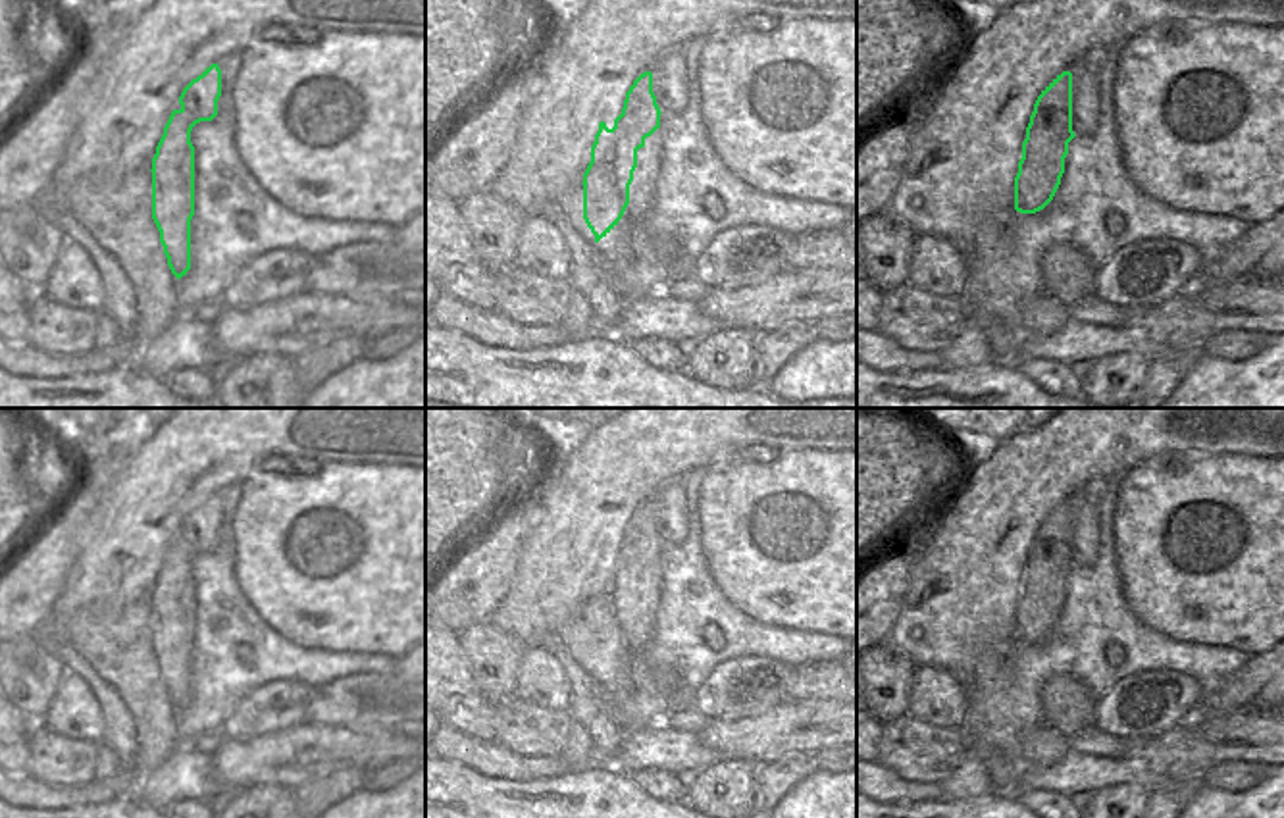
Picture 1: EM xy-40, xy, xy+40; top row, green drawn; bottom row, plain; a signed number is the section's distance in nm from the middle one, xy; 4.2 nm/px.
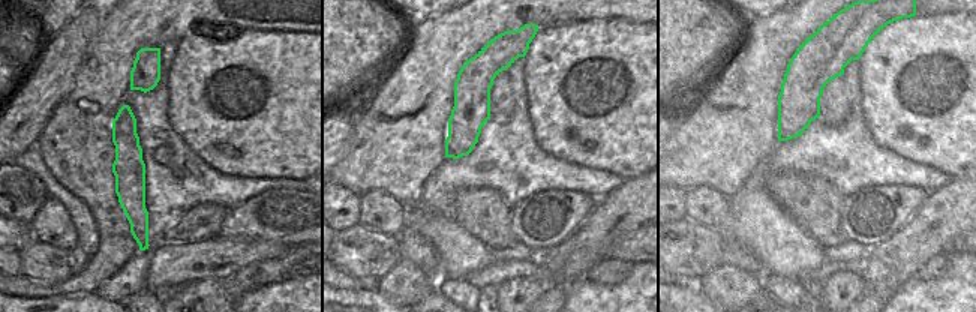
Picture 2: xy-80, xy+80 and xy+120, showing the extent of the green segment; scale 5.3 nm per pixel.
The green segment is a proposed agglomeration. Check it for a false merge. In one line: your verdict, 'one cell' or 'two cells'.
two cells

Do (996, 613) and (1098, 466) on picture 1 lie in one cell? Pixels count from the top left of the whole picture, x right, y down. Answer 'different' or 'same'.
same

